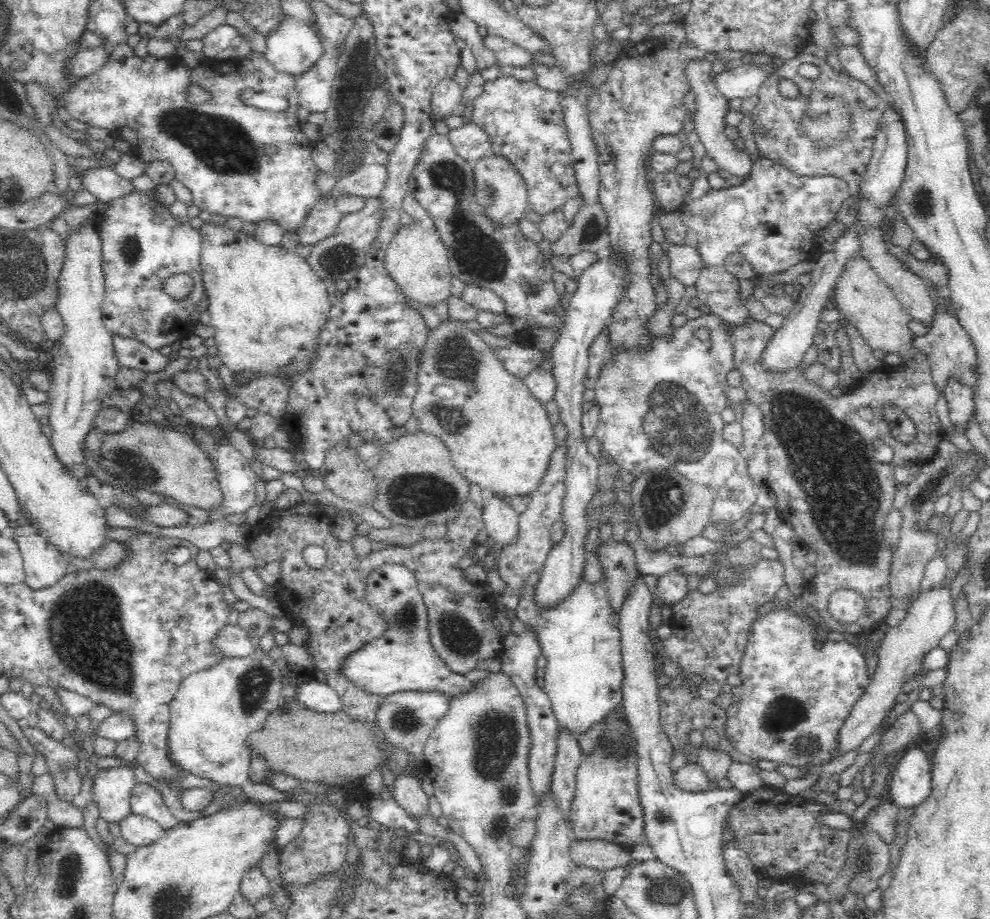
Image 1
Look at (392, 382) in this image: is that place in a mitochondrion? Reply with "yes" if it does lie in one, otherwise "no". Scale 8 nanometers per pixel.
yes

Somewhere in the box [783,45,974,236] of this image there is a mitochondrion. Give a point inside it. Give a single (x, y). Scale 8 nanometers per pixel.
(923, 201)

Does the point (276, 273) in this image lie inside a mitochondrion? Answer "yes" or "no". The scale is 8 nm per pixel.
no

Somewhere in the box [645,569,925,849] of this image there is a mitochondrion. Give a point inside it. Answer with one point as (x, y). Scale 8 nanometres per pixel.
(786, 717)

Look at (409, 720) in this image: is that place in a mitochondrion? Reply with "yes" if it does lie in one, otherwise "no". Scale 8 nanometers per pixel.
yes

